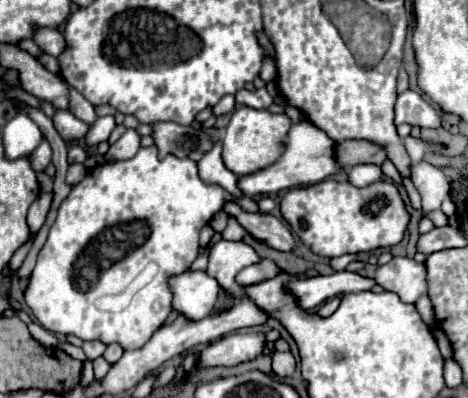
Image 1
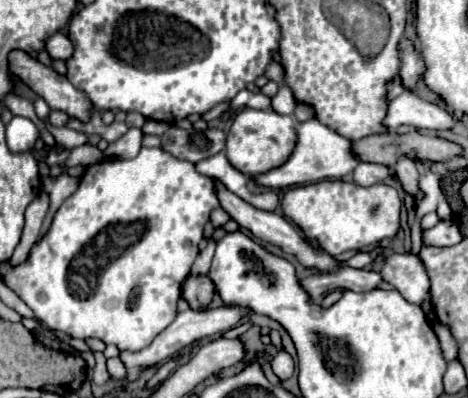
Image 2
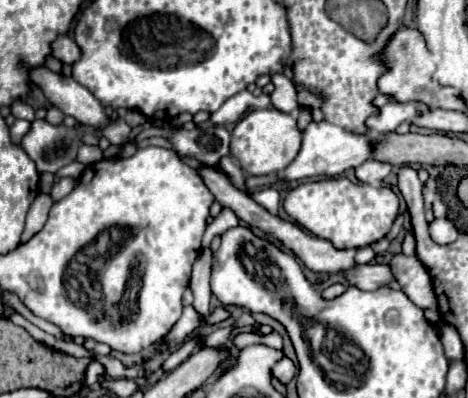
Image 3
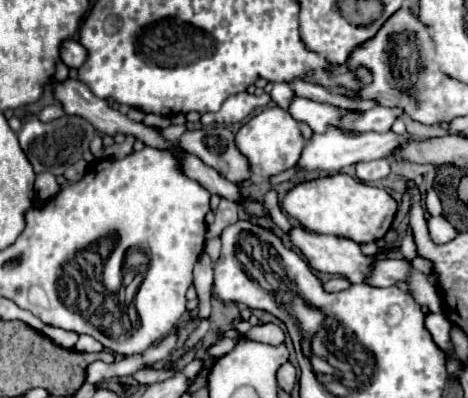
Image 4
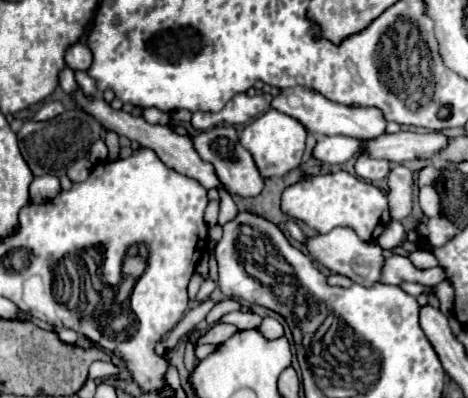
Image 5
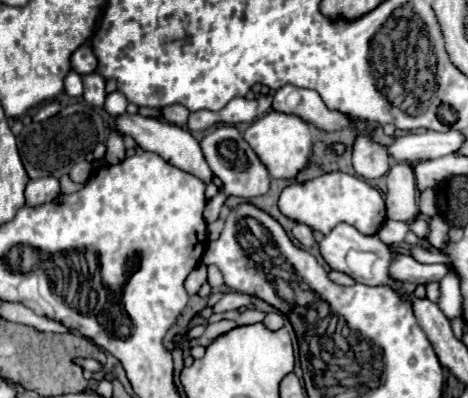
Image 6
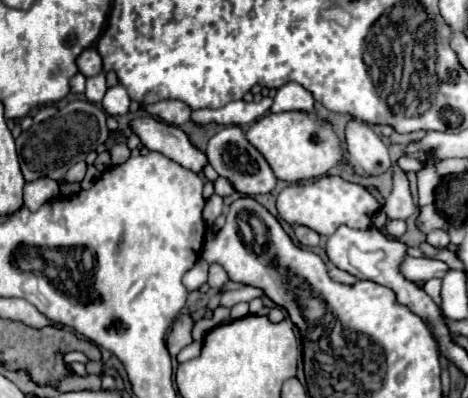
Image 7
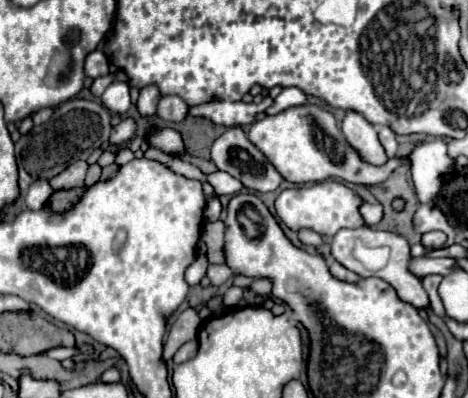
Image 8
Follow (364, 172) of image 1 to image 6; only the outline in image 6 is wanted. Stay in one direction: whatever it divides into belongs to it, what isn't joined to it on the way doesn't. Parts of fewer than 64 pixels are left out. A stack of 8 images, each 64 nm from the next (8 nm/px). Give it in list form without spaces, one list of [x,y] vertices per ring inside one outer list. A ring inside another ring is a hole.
[[[360,134],[356,144],[352,146],[352,164],[358,176],[374,180],[388,172],[390,158],[382,144],[372,142],[372,138],[366,134]]]

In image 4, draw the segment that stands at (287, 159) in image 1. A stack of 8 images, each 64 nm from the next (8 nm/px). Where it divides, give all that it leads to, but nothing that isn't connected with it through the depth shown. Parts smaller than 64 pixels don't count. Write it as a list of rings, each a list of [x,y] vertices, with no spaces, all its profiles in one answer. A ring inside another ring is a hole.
[[[328,128],[328,132],[324,134],[312,134],[312,138],[306,142],[302,156],[298,160],[298,168],[306,170],[306,172],[340,172],[346,166],[358,164],[358,162],[368,162],[368,160],[376,160],[376,158],[390,158],[390,154],[394,152],[394,148],[404,146],[406,140],[412,136],[398,136],[394,132],[386,132],[386,134],[376,134],[376,132],[366,132],[366,134],[348,134],[342,128]]]

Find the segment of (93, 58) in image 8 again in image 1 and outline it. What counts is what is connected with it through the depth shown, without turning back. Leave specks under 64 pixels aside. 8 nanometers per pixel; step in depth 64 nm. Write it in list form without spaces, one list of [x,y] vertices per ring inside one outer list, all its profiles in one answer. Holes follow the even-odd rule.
[[[38,28],[32,34],[32,40],[50,56],[60,56],[60,52],[66,48],[64,36],[54,28]]]

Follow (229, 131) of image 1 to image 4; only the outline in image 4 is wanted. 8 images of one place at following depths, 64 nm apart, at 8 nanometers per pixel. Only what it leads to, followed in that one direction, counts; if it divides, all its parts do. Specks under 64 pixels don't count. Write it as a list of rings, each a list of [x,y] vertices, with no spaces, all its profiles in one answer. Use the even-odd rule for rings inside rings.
[[[274,106],[274,108],[264,108],[256,116],[252,116],[236,132],[236,146],[246,156],[252,176],[270,178],[278,172],[292,168],[298,162],[300,152],[304,148],[304,136],[298,128],[298,122],[292,118],[292,114],[288,110]]]

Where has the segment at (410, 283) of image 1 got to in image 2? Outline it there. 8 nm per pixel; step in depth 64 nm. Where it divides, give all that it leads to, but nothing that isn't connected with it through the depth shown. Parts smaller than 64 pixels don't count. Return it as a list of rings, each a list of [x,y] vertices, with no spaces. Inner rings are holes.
[[[392,254],[390,258],[386,258],[380,276],[412,304],[422,304],[424,300],[430,300],[428,274],[422,260],[414,254]]]

